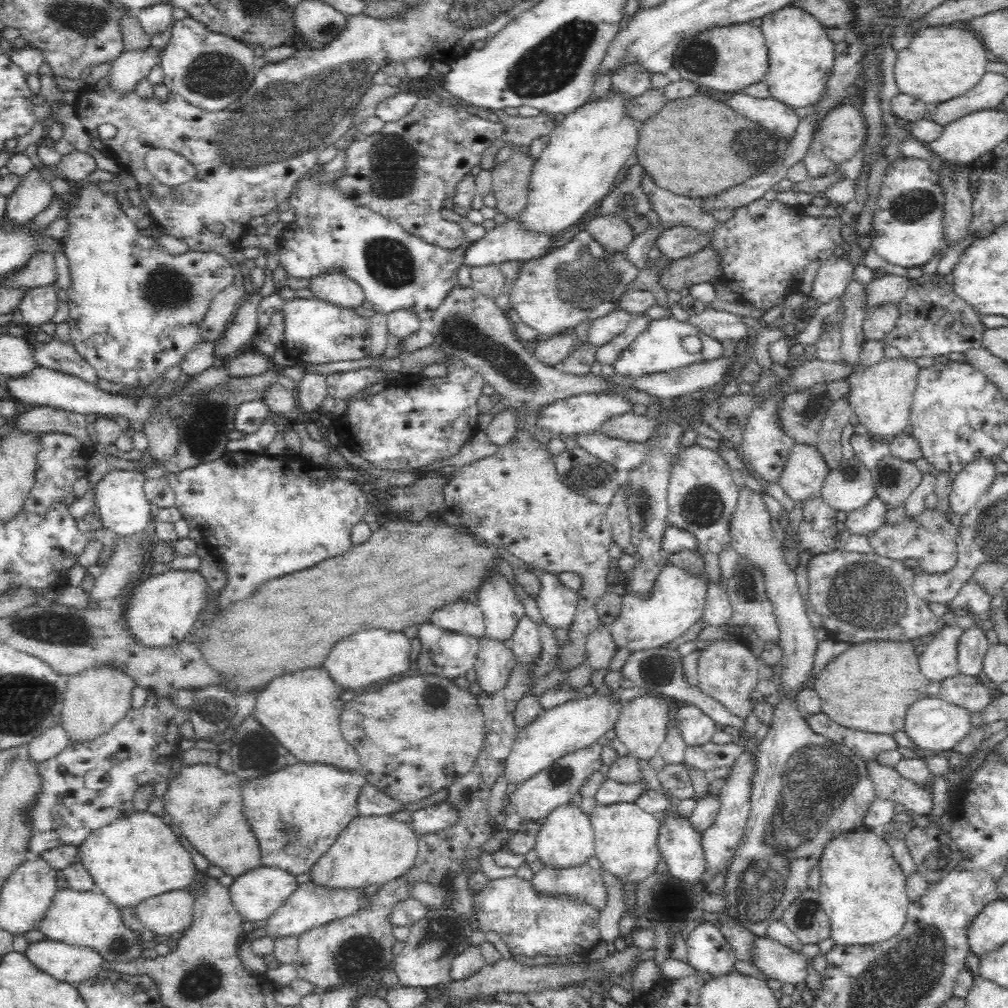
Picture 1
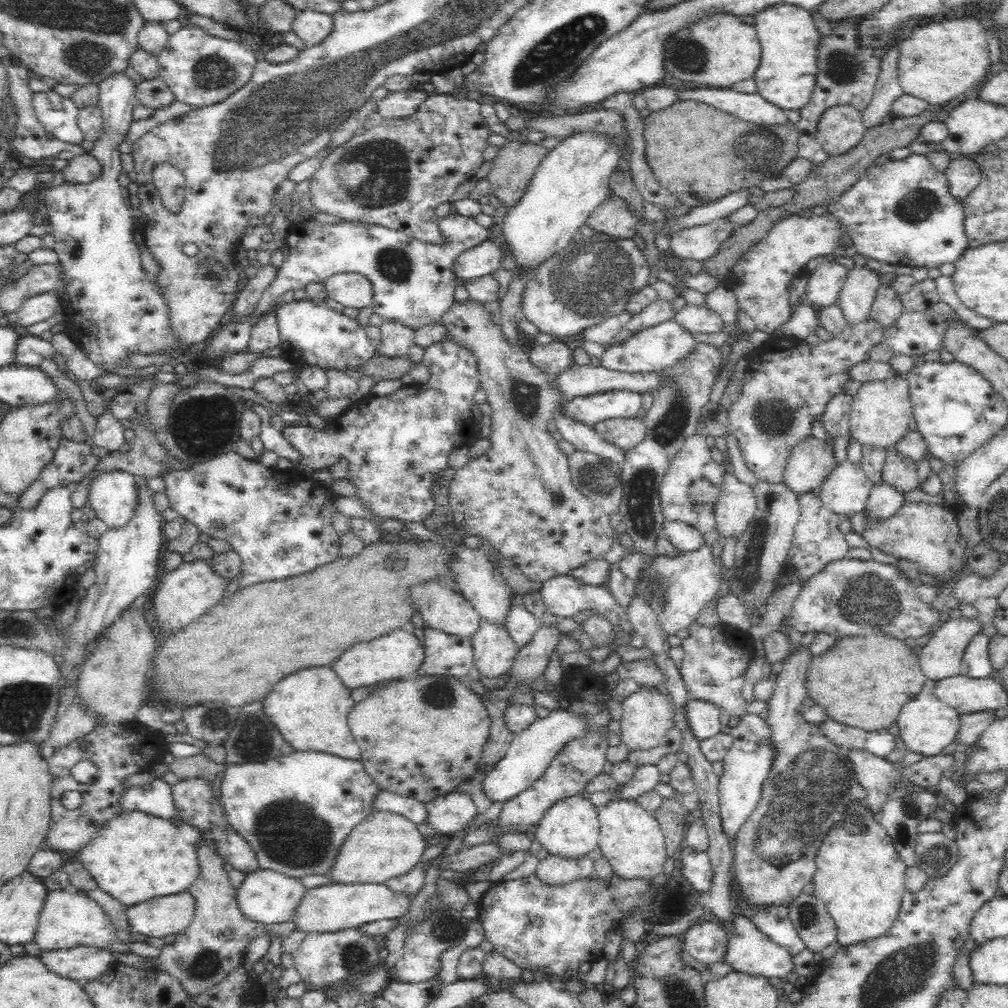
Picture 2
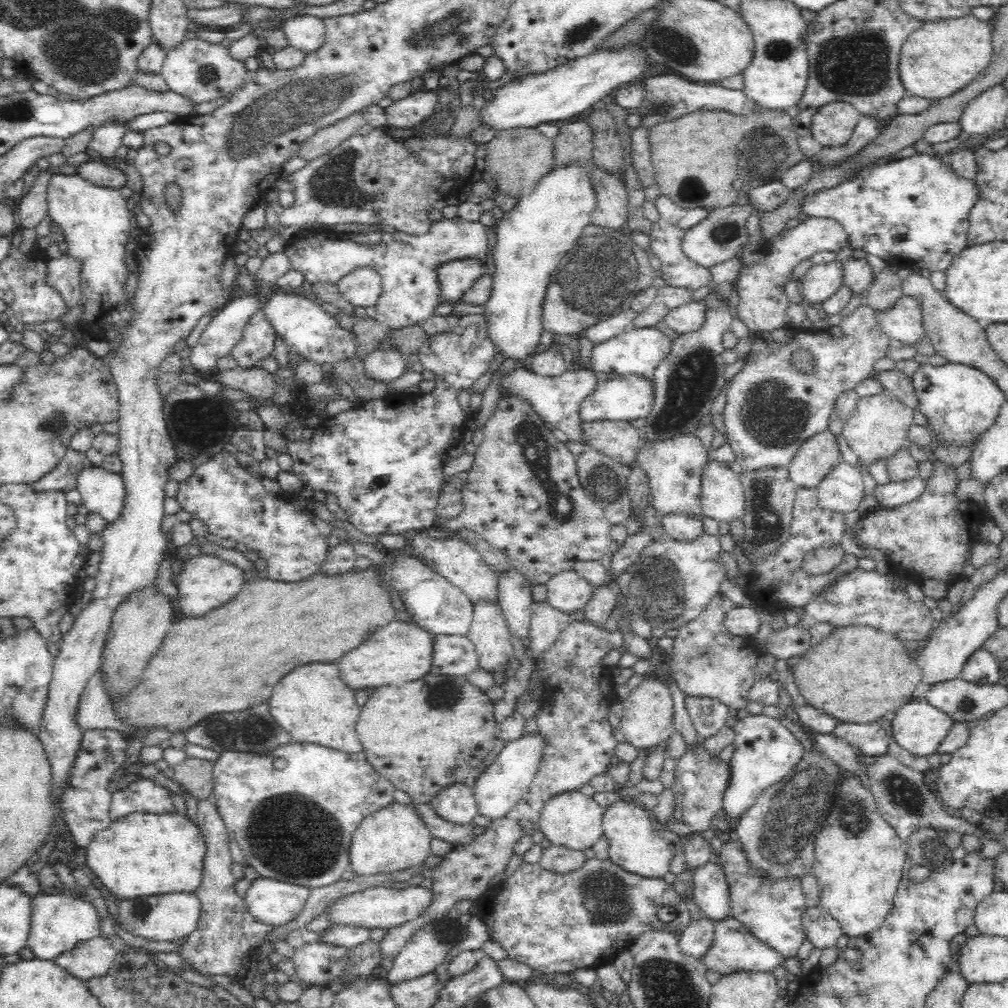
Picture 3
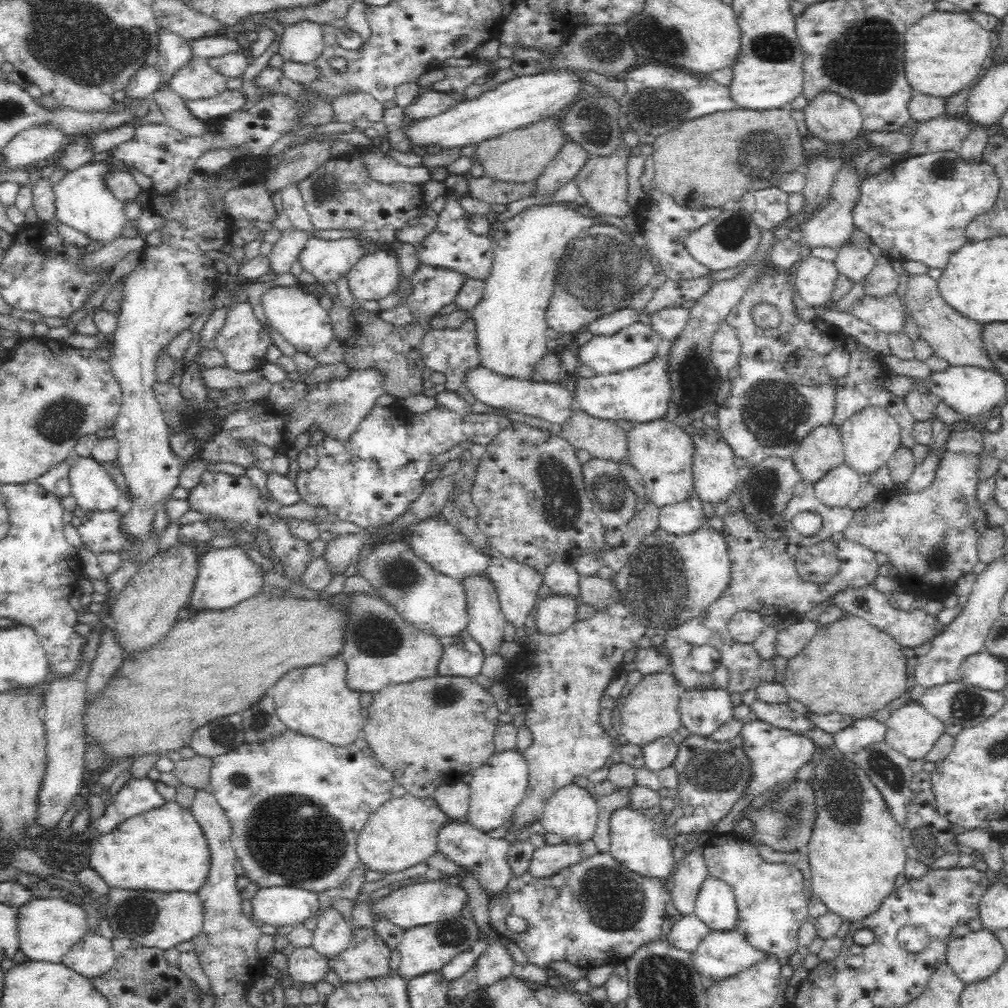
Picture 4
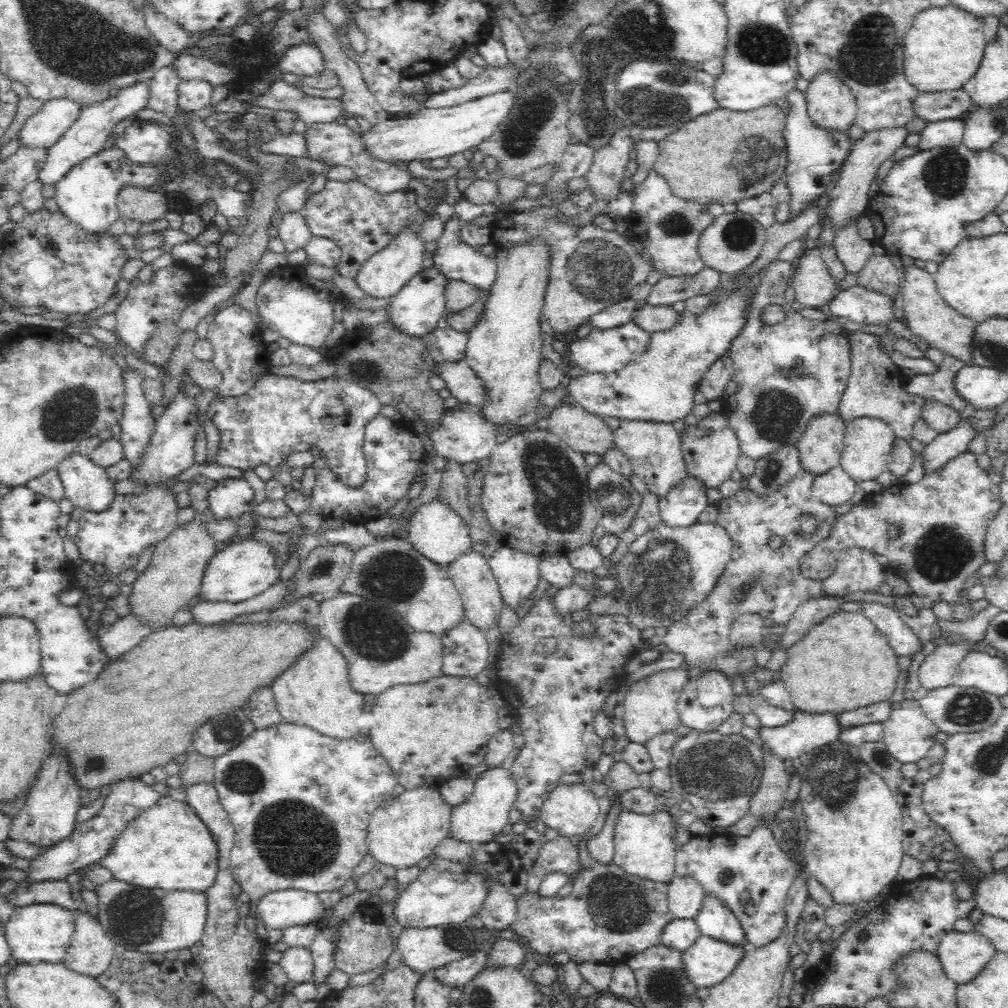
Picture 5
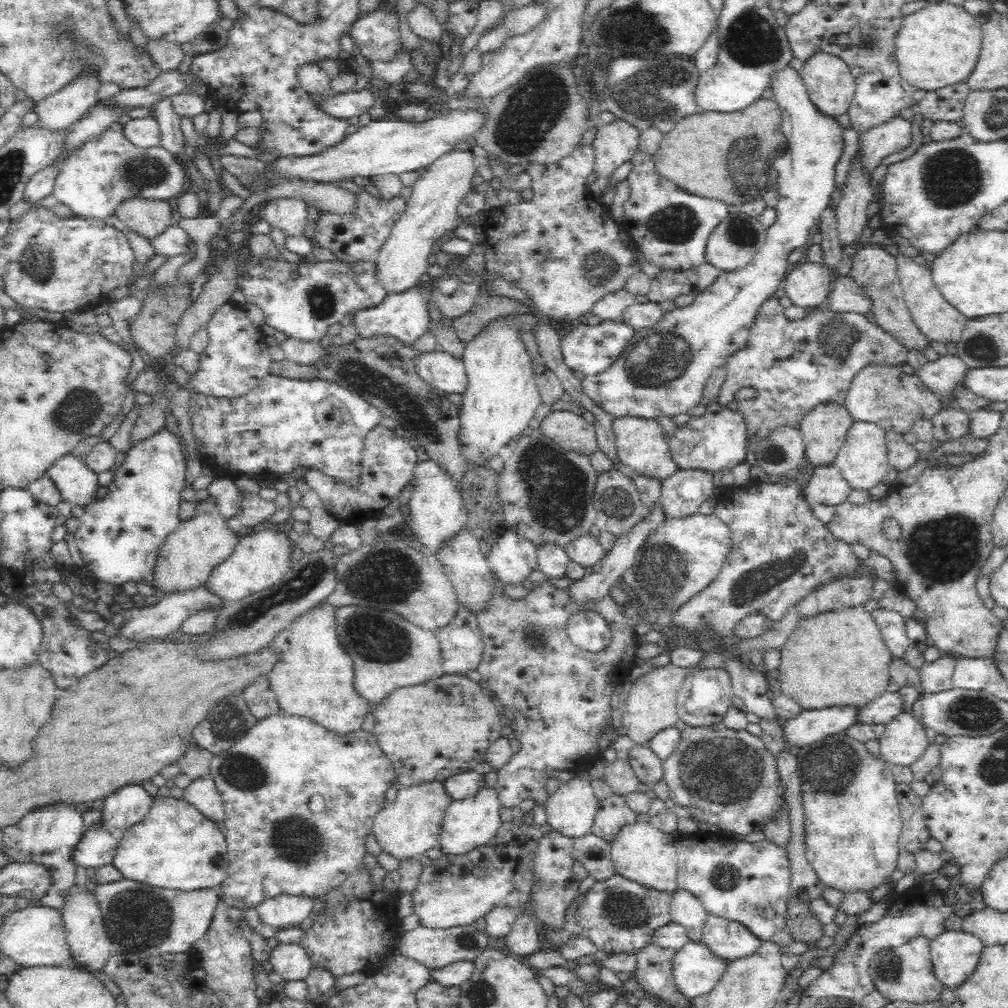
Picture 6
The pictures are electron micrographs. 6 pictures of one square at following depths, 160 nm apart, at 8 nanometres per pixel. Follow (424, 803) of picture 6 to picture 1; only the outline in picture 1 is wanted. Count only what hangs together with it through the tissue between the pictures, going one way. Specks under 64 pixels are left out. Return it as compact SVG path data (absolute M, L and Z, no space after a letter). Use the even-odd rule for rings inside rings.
M360 815L342 830L330 850L318 858L309 871L310 880L330 888L384 885L414 866L419 851L418 836L410 823L400 822L392 816Z

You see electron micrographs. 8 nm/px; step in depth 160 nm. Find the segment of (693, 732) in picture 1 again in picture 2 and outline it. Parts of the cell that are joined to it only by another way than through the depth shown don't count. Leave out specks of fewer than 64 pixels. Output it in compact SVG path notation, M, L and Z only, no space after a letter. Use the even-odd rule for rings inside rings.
M691 698L687 703L686 714L694 735L702 740L720 732L720 712L722 707L708 702Z

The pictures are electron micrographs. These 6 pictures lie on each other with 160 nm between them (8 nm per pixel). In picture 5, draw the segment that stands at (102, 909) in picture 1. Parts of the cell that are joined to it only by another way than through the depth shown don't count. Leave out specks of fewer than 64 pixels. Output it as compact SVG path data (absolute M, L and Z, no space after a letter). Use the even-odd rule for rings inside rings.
M32 904L14 909L10 921L3 927L12 959L28 964L63 962L73 938L74 918L75 912L52 904Z

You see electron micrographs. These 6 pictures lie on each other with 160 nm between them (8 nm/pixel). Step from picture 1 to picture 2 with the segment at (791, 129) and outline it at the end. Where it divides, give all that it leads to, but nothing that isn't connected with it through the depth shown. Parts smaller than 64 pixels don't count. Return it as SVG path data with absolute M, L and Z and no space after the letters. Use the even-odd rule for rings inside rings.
M676 88L675 102L694 100L724 110L746 122L758 124L782 124L788 121L784 111L764 100L758 93L744 93L730 88Z

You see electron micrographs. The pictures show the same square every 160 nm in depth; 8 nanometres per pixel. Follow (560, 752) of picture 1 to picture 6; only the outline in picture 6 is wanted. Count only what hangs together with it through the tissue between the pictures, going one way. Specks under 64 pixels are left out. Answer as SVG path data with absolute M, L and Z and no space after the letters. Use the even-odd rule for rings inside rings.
M481 788L474 796L452 801L446 809L438 836L437 847L444 856L460 856L484 846L496 836L502 824L499 803L494 788Z

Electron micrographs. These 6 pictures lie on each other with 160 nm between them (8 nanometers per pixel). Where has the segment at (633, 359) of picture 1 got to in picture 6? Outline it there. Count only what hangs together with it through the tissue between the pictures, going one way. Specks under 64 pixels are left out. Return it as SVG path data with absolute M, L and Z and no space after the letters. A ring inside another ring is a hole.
M607 320L599 324L578 324L560 338L560 350L564 364L572 372L582 372L586 378L601 377L602 373L629 346L635 329L618 320Z

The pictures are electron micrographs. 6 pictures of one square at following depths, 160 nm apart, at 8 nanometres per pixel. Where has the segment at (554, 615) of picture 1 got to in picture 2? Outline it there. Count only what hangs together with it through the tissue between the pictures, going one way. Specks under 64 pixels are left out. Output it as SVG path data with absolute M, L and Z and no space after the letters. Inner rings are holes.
M570 573L557 574L552 578L542 583L539 588L543 604L547 610L555 616L564 616L564 618L571 617L573 614L580 612L581 610L595 610L598 614L601 614L612 626L620 628L620 632L624 634L626 638L632 638L636 636L634 625L630 623L626 609L622 608L611 592L604 588L603 585L594 586L588 583L582 583L580 579L576 579Z

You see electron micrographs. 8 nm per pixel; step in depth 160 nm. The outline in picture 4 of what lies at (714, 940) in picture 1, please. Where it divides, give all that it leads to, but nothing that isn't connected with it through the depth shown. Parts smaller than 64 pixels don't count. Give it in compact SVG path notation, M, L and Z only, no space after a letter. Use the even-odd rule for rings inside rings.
M693 913L682 915L682 918L670 928L666 940L674 948L694 952L710 932Z

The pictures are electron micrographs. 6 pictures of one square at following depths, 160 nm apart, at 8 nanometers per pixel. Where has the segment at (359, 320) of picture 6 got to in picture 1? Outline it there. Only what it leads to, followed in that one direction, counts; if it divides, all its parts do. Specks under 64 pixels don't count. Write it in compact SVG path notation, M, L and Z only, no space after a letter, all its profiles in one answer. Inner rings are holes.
M508 219L476 242L464 253L464 264L470 268L478 266L499 266L502 262L530 261L545 254L554 244L556 236L534 235L522 231L515 220Z

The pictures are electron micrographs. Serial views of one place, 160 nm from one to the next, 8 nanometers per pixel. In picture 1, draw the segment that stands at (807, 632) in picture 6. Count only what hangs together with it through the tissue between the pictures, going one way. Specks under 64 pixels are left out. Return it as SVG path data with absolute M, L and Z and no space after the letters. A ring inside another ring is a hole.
M871 640L849 645L844 652L841 652L838 656L835 656L832 660L830 660L828 664L825 664L825 667L813 678L813 685L811 686L811 689L816 692L816 695L818 695L819 700L821 701L822 713L829 716L834 722L854 730L882 734L893 734L899 730L903 730L906 709L910 707L910 704L914 704L916 700L921 700L923 697L928 696L927 688L930 682L919 669L919 657L916 656L916 653L914 653L914 647L915 646L912 645L910 641L900 642L889 640Z

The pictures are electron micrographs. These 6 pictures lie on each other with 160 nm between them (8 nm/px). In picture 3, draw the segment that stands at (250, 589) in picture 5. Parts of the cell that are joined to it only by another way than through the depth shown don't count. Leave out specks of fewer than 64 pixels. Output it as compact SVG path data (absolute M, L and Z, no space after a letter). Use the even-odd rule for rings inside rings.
M200 554L194 558L189 558L178 576L177 590L178 598L174 602L174 607L186 617L202 616L205 612L216 607L229 603L242 588L250 582L244 574L244 570L237 565L231 564L220 556L214 554Z

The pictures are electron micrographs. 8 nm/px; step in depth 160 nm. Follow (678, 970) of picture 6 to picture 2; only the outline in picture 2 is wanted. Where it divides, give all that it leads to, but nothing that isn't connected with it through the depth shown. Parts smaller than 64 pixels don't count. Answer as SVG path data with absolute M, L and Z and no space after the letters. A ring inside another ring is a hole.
M736 913L730 922L719 924L722 926L724 935L726 935L726 949L721 962L728 964L733 971L762 976L766 979L773 977L781 979L794 972L793 956L790 955L790 952L759 932L758 928L755 928L754 924L745 916Z

